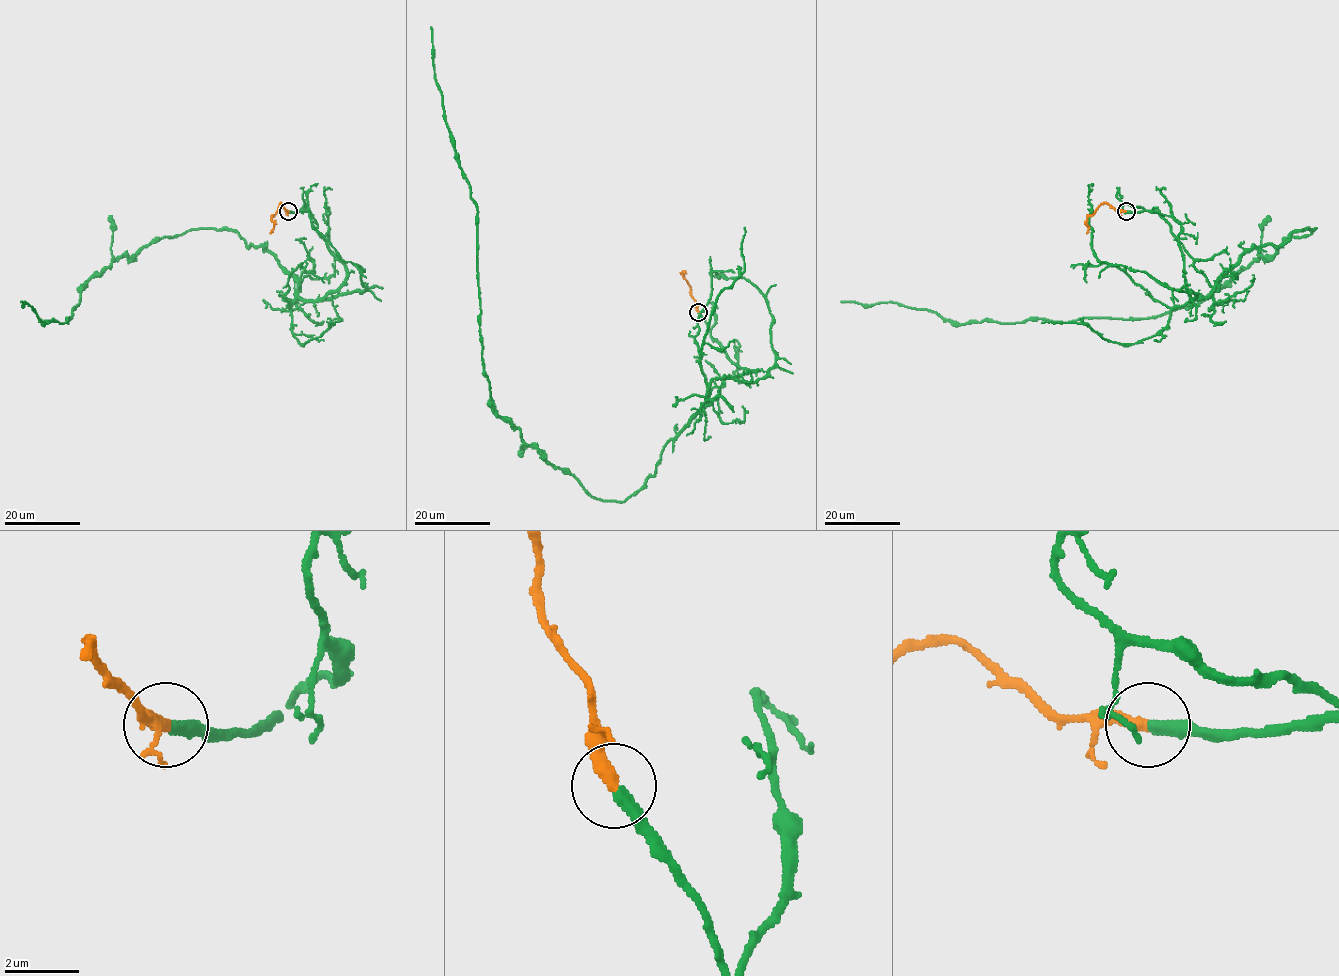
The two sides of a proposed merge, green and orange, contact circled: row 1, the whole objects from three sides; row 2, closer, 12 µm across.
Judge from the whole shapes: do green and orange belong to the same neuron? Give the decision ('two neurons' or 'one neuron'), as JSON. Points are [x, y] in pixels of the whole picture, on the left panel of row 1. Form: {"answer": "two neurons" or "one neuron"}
{"answer": "one neuron"}

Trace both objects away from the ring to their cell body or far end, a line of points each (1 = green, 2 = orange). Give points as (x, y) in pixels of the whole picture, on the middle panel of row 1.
1: (698, 312), (756, 370), (713, 380), (621, 502), (497, 413), (477, 208), (430, 27)
2: (698, 312), (684, 271), (684, 274), (680, 272)

